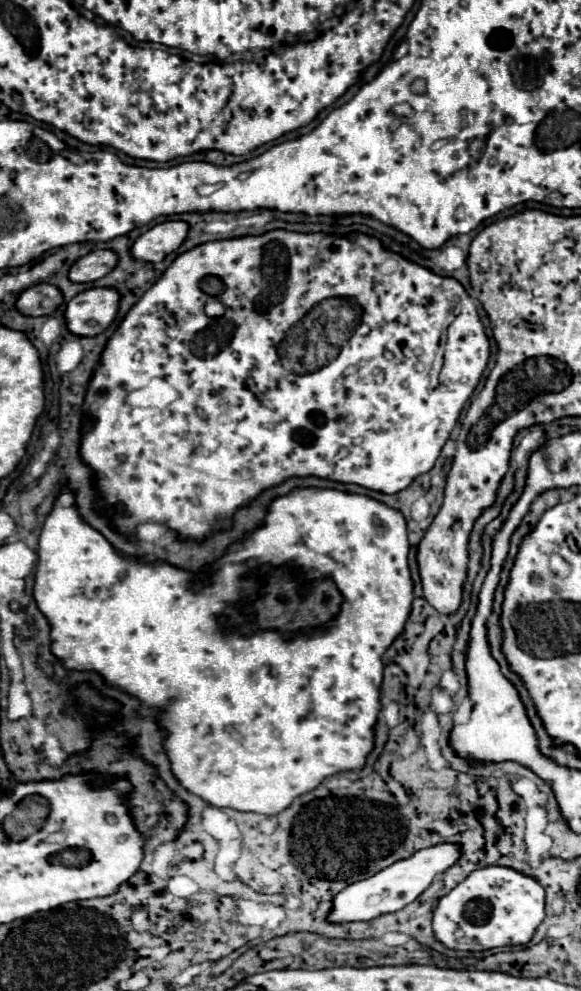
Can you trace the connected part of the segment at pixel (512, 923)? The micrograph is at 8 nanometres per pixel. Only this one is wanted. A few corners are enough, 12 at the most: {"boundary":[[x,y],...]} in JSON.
{"boundary":[[486,866],[440,898],[446,948],[526,946],[544,888]]}

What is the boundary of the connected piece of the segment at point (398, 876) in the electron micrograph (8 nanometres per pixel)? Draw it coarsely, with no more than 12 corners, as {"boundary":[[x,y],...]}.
{"boundary":[[454,844],[418,850],[332,898],[330,924],[402,910],[450,868]]}

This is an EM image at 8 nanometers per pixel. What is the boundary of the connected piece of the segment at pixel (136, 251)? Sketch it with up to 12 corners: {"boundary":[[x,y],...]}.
{"boundary":[[162,222],[130,248],[136,260],[162,262],[186,238],[188,224]]}

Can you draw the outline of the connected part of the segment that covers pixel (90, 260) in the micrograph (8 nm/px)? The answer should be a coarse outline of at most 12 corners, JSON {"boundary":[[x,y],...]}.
{"boundary":[[110,250],[78,258],[70,282],[88,284],[106,276],[116,264]]}

